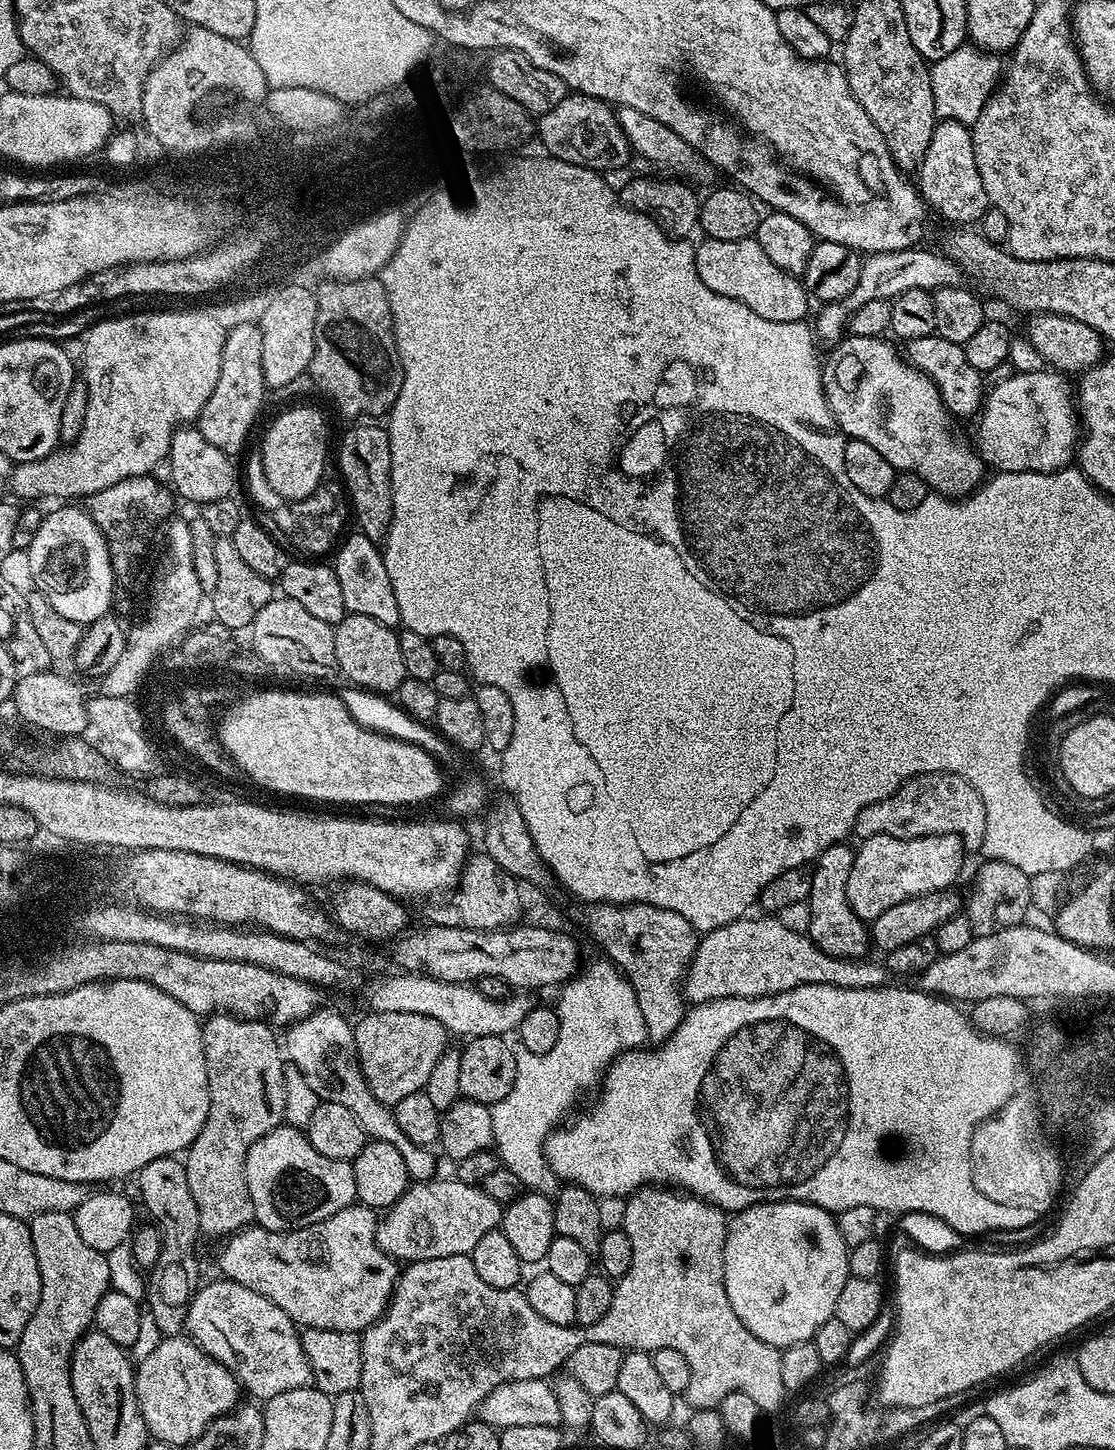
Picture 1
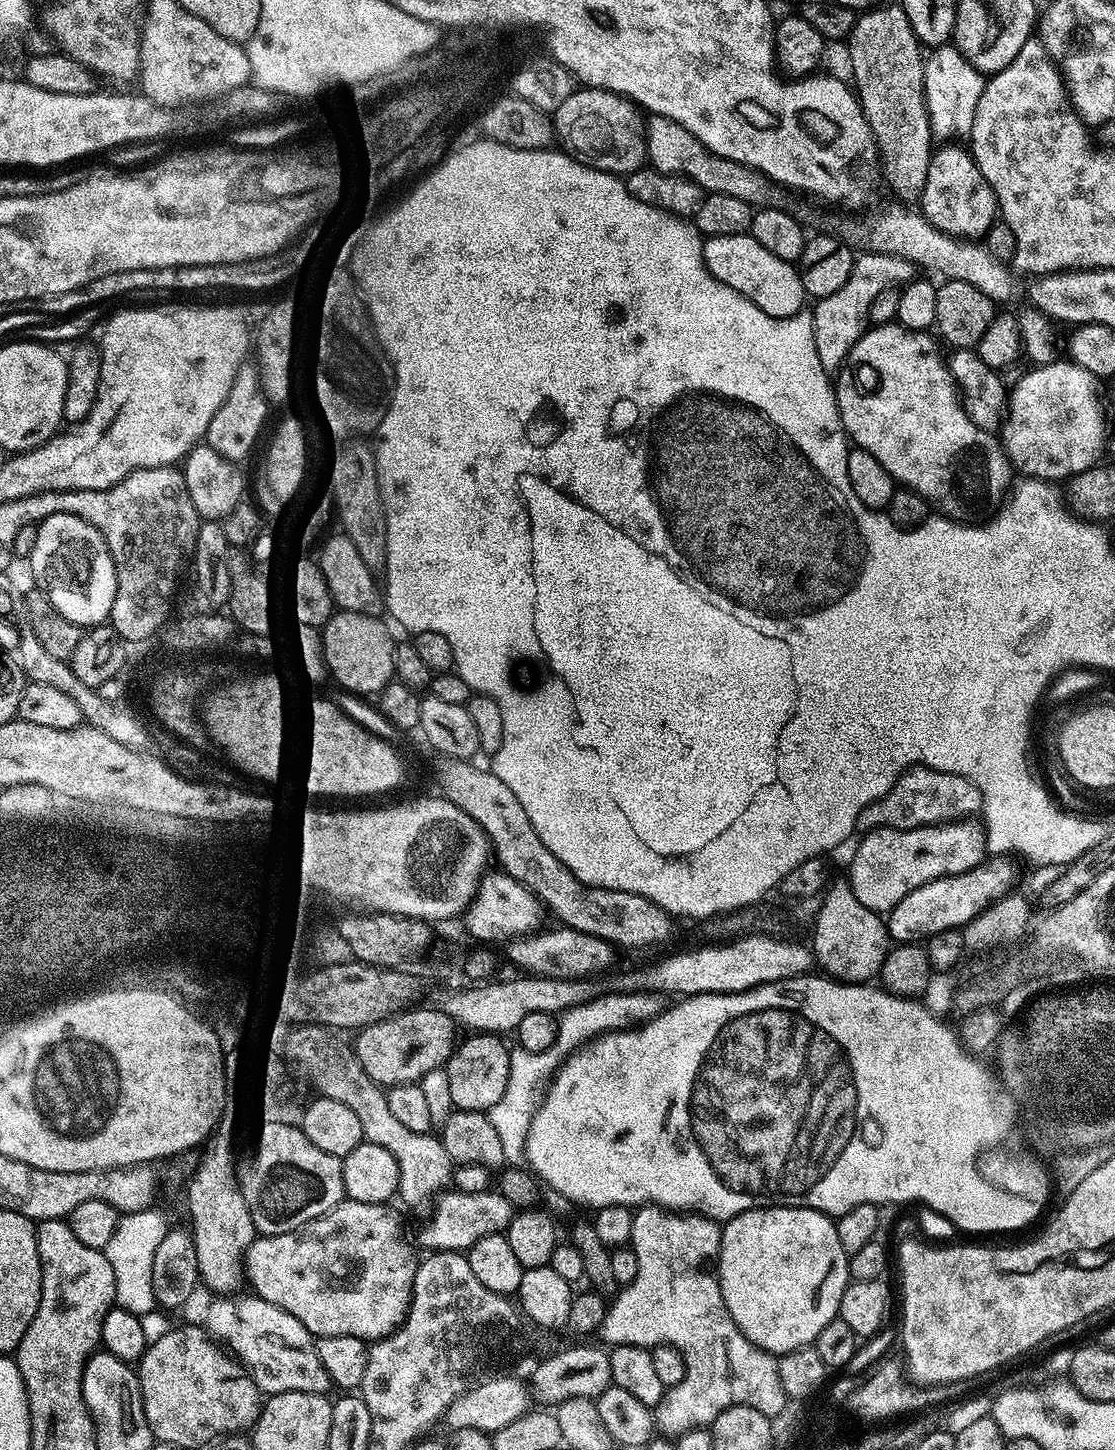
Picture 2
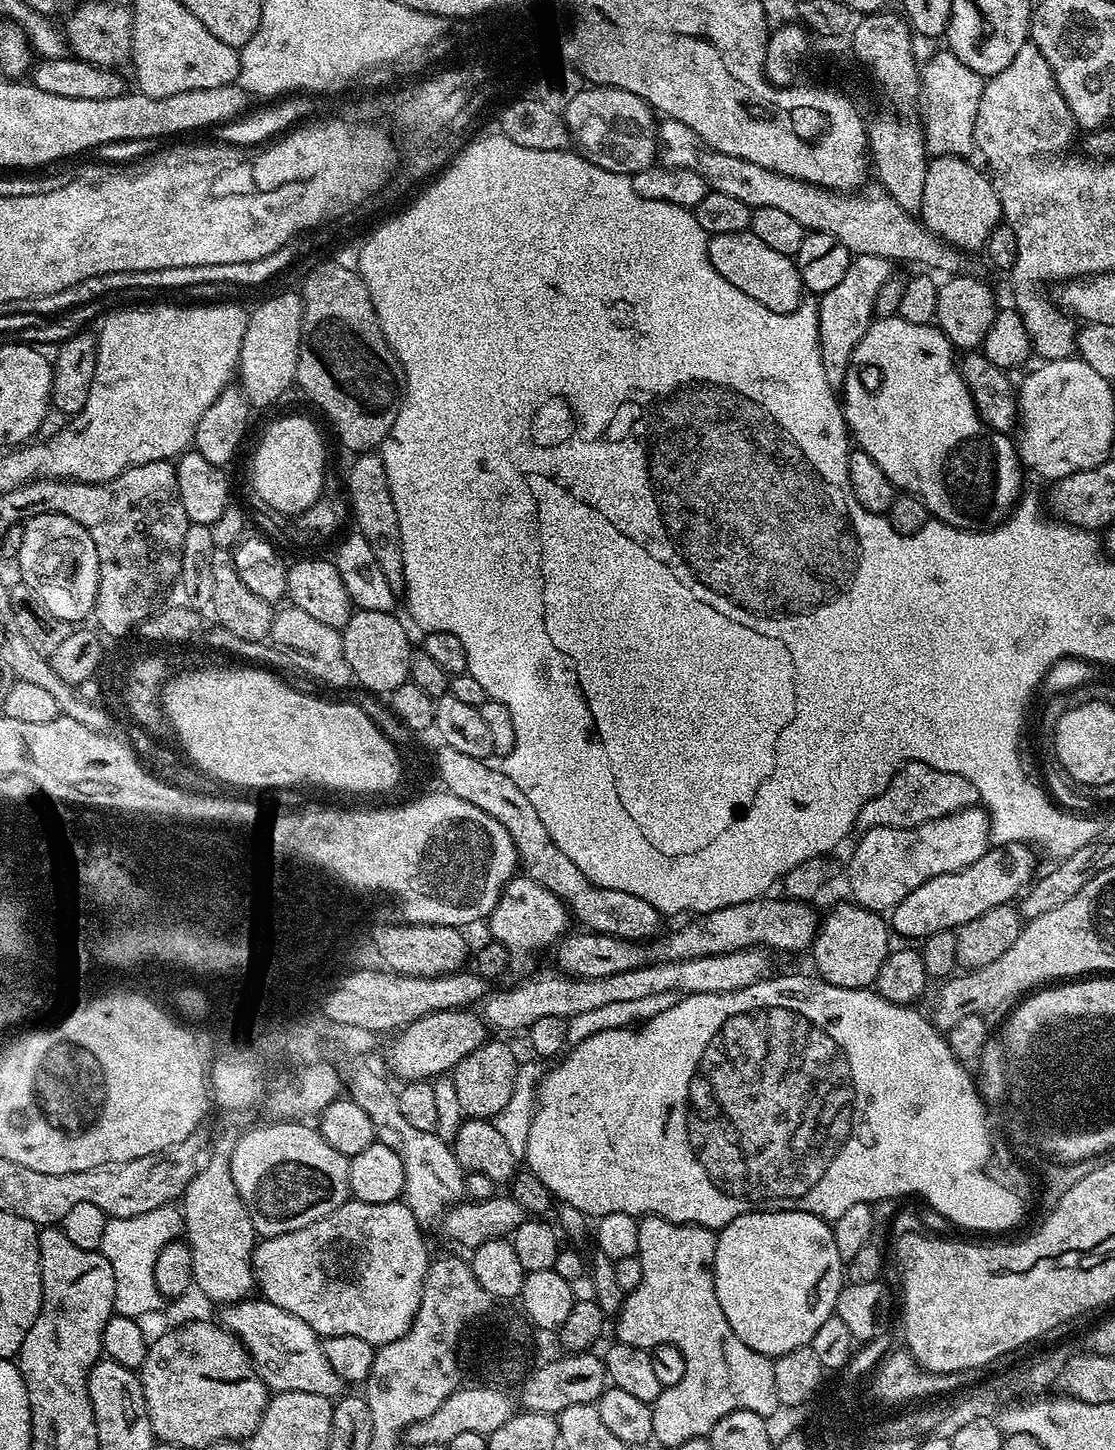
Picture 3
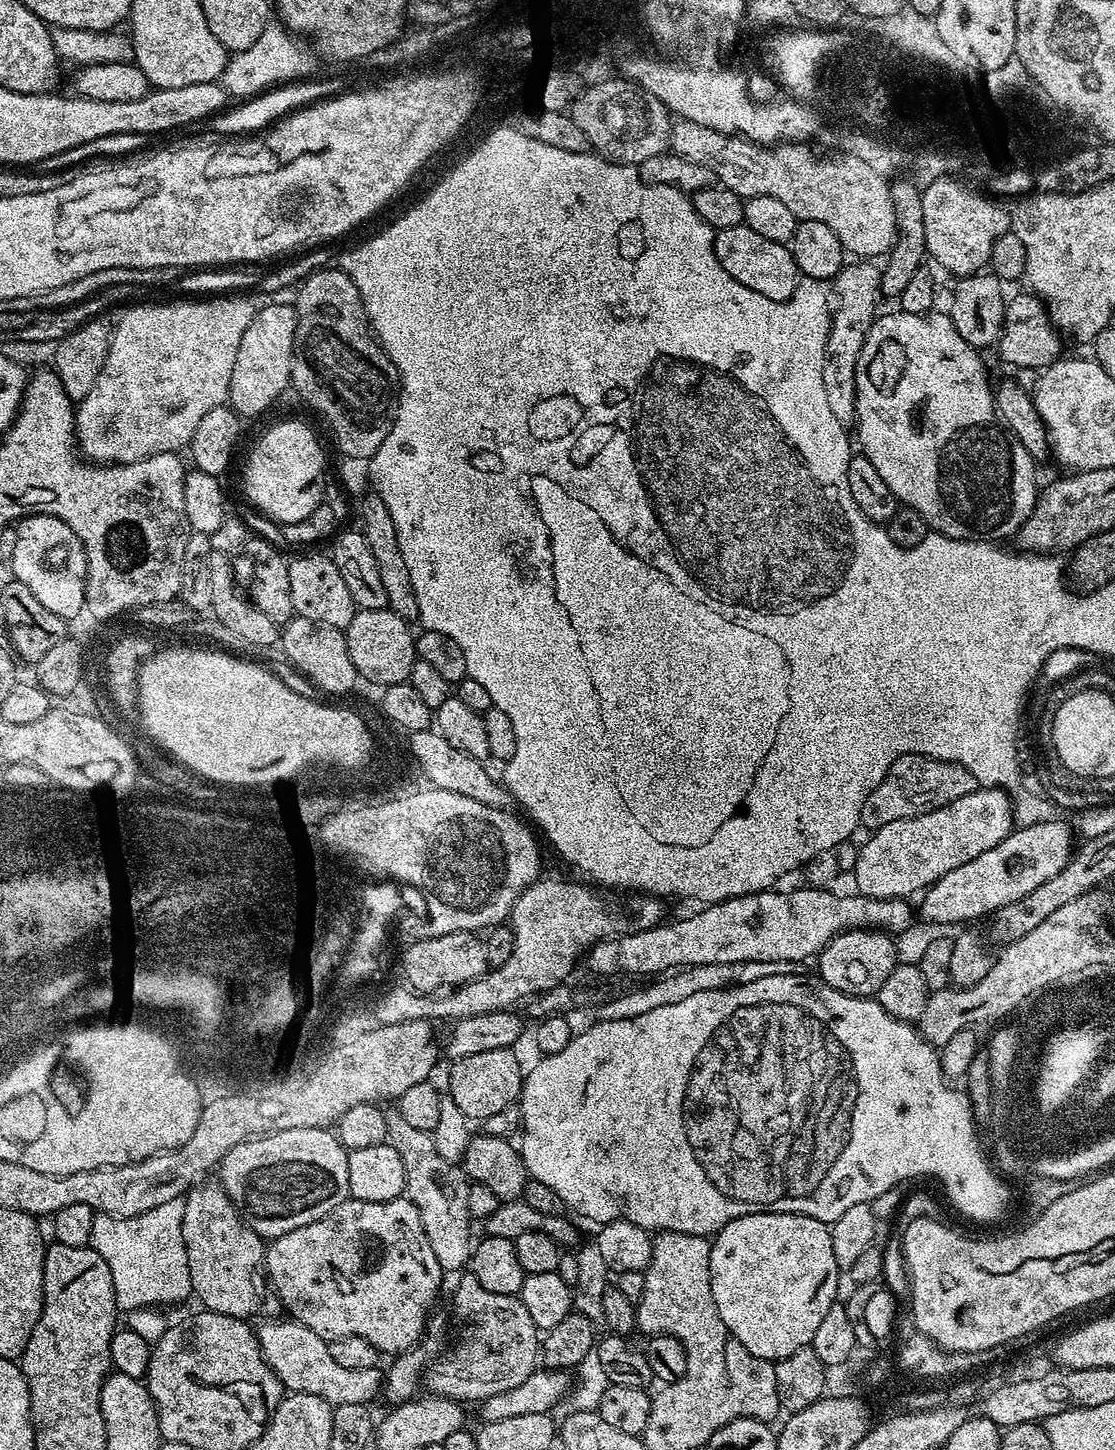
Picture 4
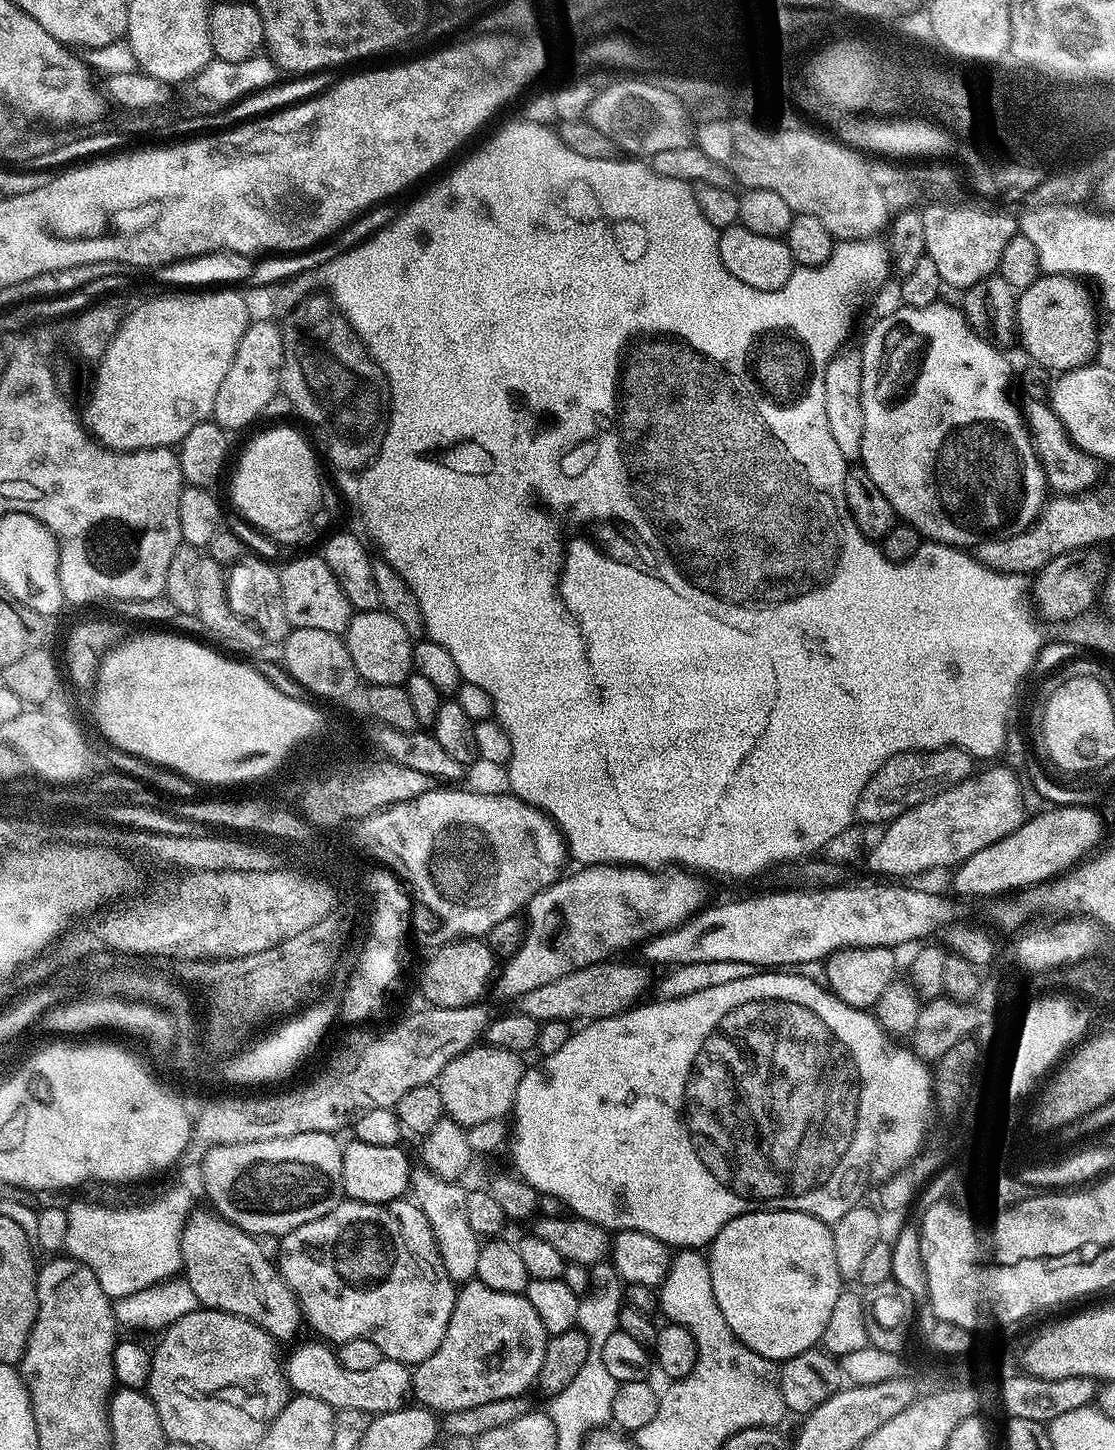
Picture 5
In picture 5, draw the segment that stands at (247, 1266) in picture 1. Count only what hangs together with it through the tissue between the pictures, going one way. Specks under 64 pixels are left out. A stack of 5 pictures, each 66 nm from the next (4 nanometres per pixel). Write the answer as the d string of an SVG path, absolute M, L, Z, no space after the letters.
M404 1198L391 1200L389 1204L367 1204L361 1200L345 1199L330 1214L314 1222L306 1222L306 1226L298 1226L285 1236L279 1237L278 1244L280 1244L280 1260L278 1256L280 1276L286 1282L286 1286L290 1286L290 1290L295 1294L296 1301L300 1304L300 1315L306 1321L307 1327L309 1324L320 1335L317 1337L336 1346L350 1338L370 1338L370 1342L374 1342L374 1346L382 1350L385 1360L396 1360L399 1364L409 1366L415 1366L424 1359L430 1358L438 1350L438 1346L442 1345L447 1323L450 1322L451 1311L454 1310L458 1288L446 1274L446 1266L442 1266L442 1258L438 1254L438 1246L430 1230L430 1222L426 1222L426 1214L422 1214L419 1204L409 1202Z

